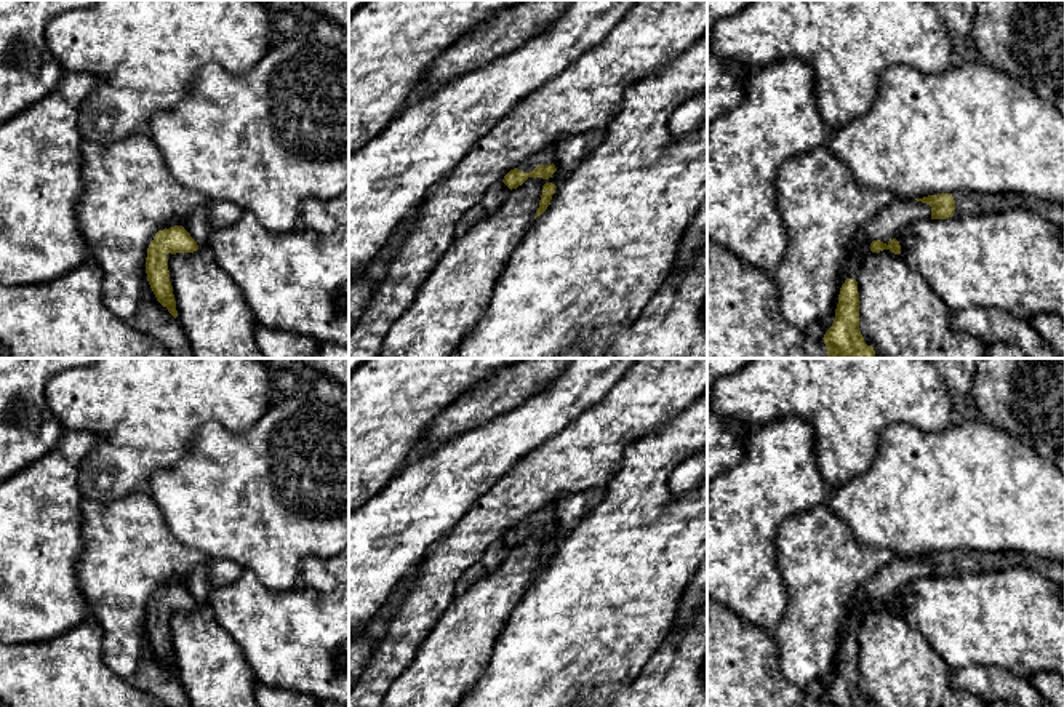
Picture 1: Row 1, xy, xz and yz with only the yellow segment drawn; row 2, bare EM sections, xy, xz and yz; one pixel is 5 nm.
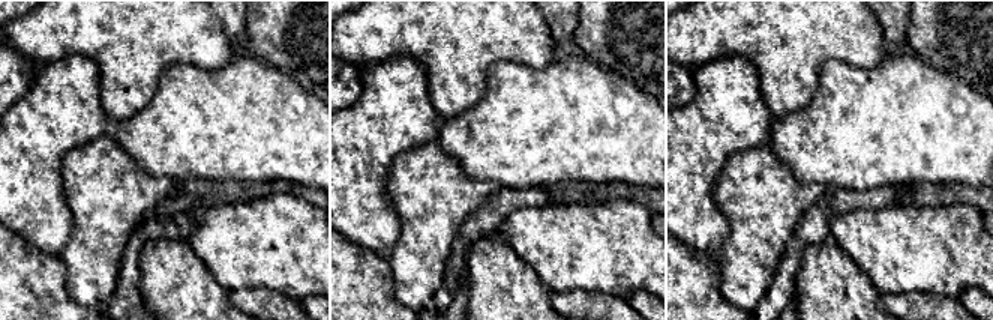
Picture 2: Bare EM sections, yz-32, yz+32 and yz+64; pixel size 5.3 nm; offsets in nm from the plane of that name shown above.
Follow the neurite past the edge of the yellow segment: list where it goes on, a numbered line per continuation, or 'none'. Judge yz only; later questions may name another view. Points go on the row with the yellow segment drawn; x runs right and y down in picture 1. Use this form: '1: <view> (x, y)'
1: yz (965, 203)

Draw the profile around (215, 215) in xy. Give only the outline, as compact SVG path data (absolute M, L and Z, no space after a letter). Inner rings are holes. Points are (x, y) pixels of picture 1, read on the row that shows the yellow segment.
M208 200L182 222L182 227L197 242L198 248L208 250L210 234L230 227L242 214L243 210L232 202Z

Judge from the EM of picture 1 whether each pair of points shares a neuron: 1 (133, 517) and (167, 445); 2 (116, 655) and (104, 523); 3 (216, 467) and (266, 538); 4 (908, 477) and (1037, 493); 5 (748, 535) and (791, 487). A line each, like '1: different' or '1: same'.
1: different
2: same
3: same
4: same
5: same

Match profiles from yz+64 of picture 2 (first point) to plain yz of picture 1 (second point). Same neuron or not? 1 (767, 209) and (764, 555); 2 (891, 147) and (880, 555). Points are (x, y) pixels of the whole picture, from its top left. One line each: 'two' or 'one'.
1: two
2: two

